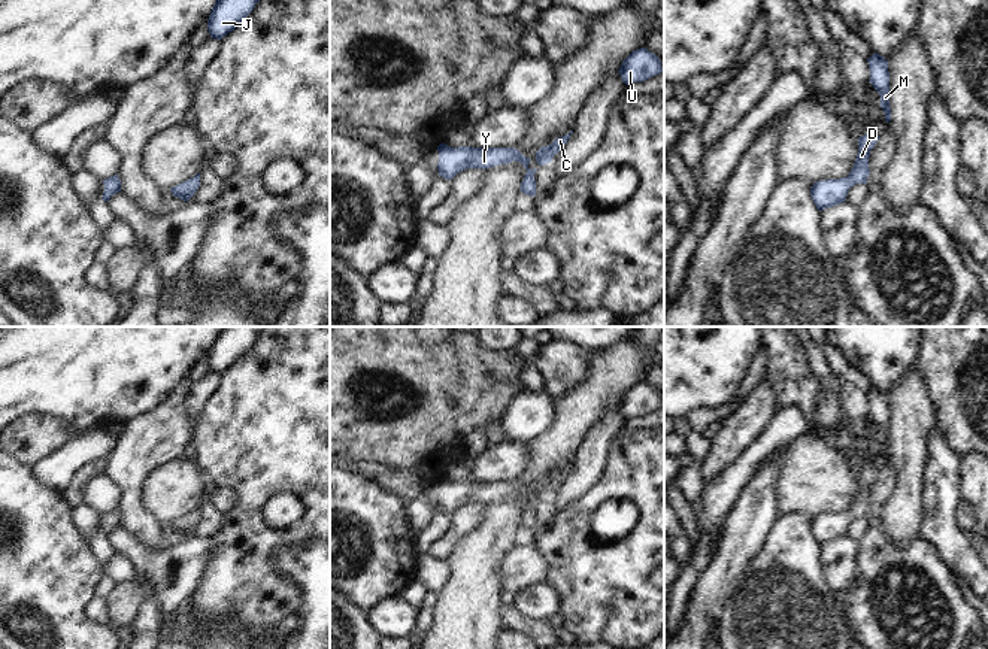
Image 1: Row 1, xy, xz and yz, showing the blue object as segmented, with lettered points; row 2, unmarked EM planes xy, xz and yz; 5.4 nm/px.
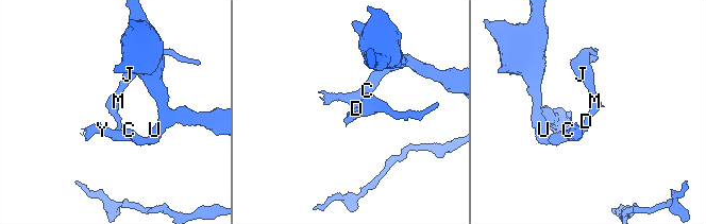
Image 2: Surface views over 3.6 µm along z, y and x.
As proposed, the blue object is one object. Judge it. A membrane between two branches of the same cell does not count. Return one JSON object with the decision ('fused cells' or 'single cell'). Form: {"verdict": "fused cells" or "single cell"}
{"verdict": "single cell"}

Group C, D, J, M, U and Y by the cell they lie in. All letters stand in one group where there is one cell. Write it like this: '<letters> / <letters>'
C D J M U Y

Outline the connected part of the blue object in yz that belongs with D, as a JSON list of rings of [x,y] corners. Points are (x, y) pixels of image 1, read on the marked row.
[[[864,134],[858,137],[858,154],[852,170],[846,178],[818,181],[810,188],[810,197],[818,210],[845,203],[848,191],[855,184],[867,184],[870,175],[869,157],[881,137],[878,134]]]

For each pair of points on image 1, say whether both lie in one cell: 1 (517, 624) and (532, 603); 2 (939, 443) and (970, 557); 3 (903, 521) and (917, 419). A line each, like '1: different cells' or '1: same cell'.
1: different cells
2: same cell
3: same cell

